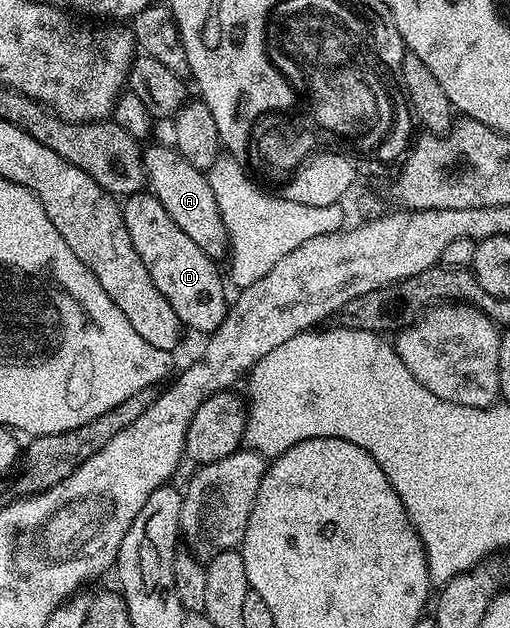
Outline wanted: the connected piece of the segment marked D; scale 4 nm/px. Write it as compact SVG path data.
M149 191L133 193L121 205L125 219L125 231L129 231L129 239L133 239L133 247L137 255L141 255L141 263L153 275L153 283L157 283L157 291L169 299L169 307L177 311L177 319L188 330L210 335L222 325L229 308L229 297L223 290L223 277L219 274L216 262L173 219L159 200Z

